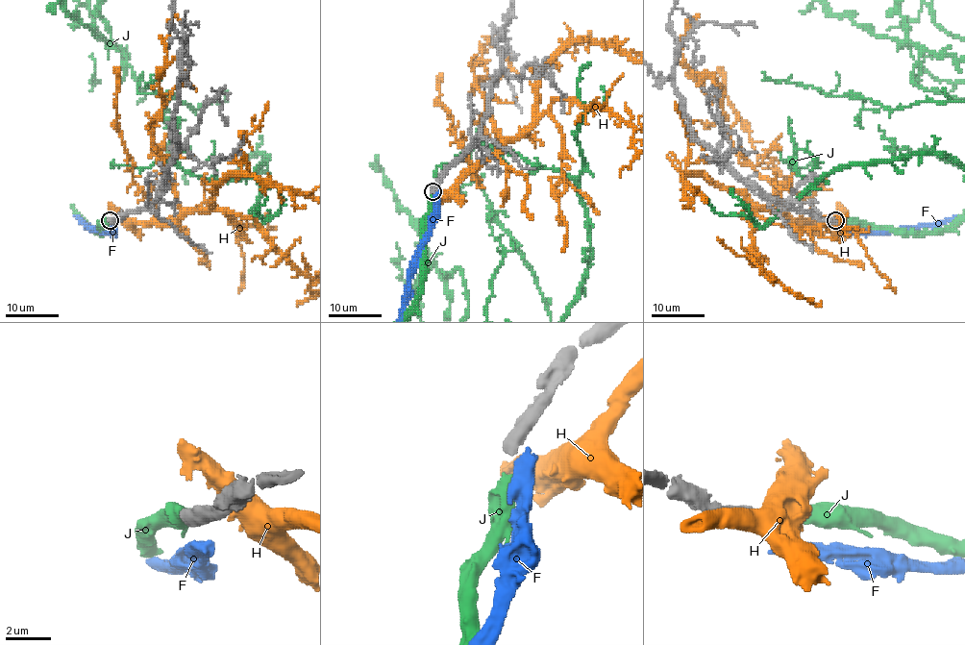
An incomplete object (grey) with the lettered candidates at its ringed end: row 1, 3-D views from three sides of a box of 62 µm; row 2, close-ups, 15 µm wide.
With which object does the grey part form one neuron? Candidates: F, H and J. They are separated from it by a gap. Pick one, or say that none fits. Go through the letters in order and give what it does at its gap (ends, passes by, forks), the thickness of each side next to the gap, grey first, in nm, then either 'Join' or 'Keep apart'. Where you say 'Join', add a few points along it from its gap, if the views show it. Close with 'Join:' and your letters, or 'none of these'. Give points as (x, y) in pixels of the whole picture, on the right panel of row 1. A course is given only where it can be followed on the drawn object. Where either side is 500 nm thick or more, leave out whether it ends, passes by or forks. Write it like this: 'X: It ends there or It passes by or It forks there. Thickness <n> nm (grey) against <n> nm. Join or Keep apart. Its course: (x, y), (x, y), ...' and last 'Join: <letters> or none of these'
F: Thickness 550 nm (grey) against 700 nm. Keep apart
H: Thickness 550 nm (grey) against 360 nm. Keep apart
J: Thickness 550 nm (grey) against 550 nm. Join
Join: J

